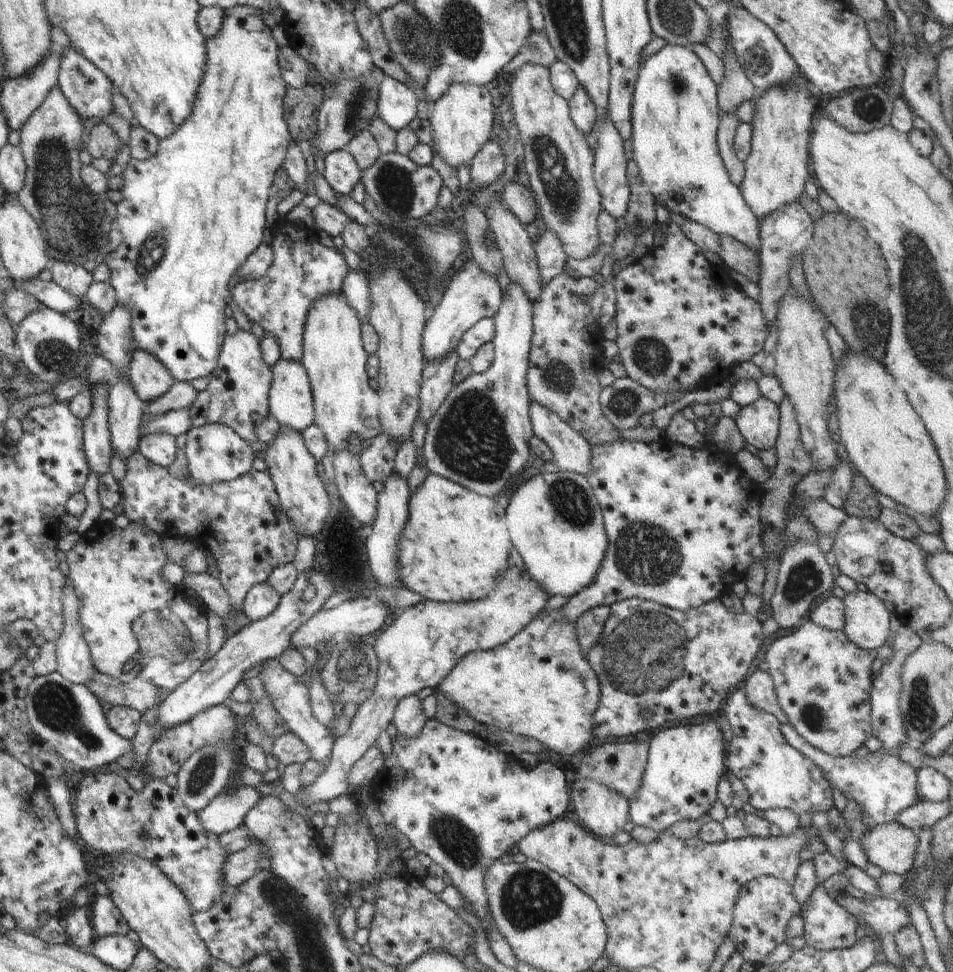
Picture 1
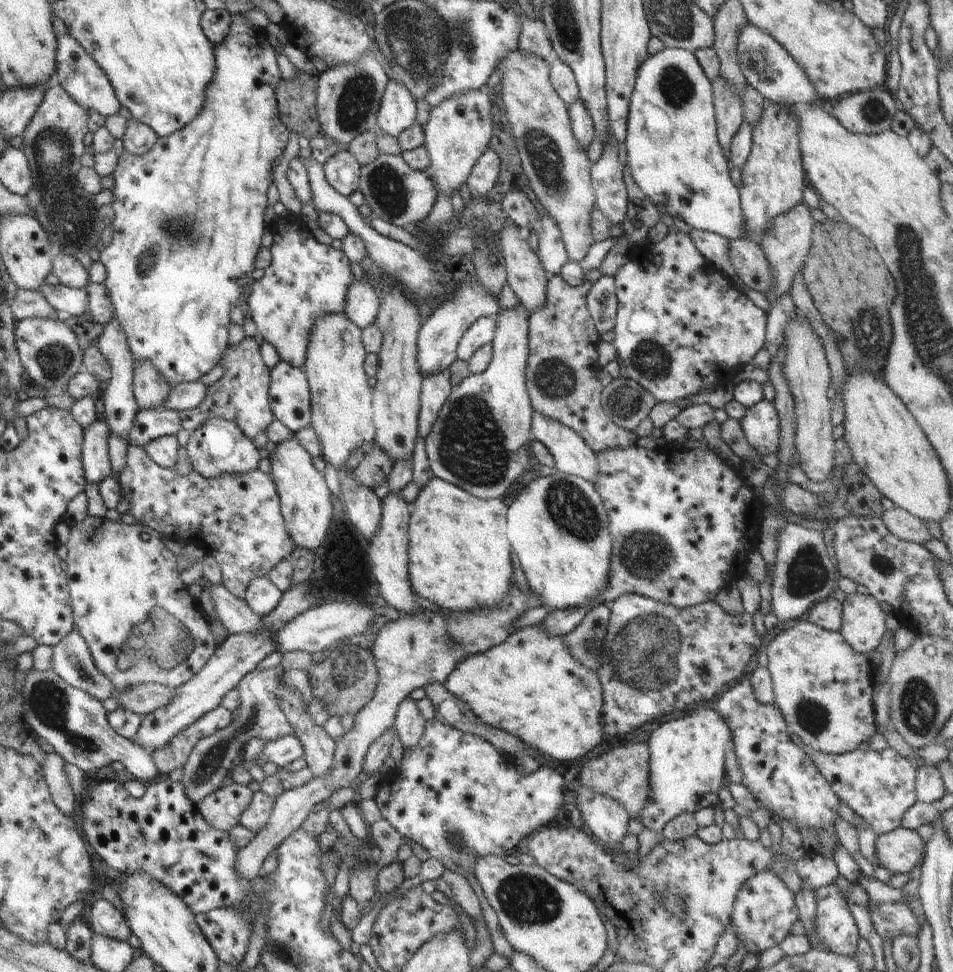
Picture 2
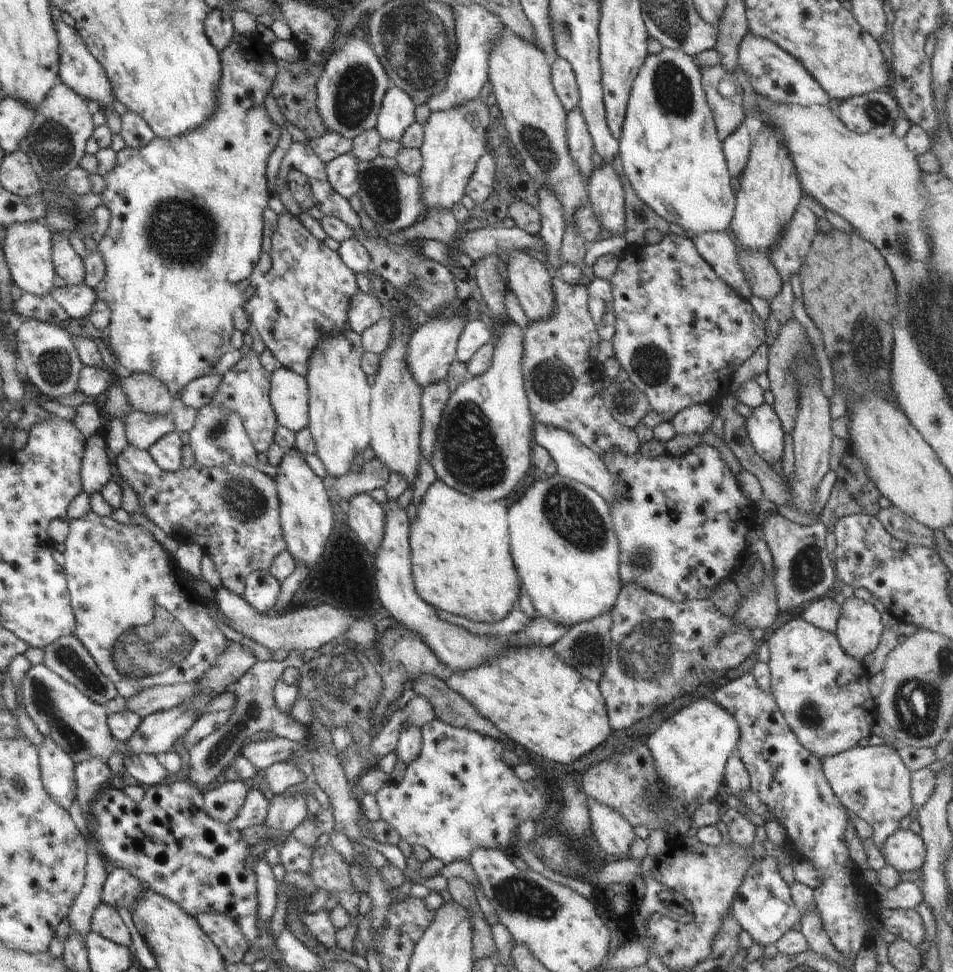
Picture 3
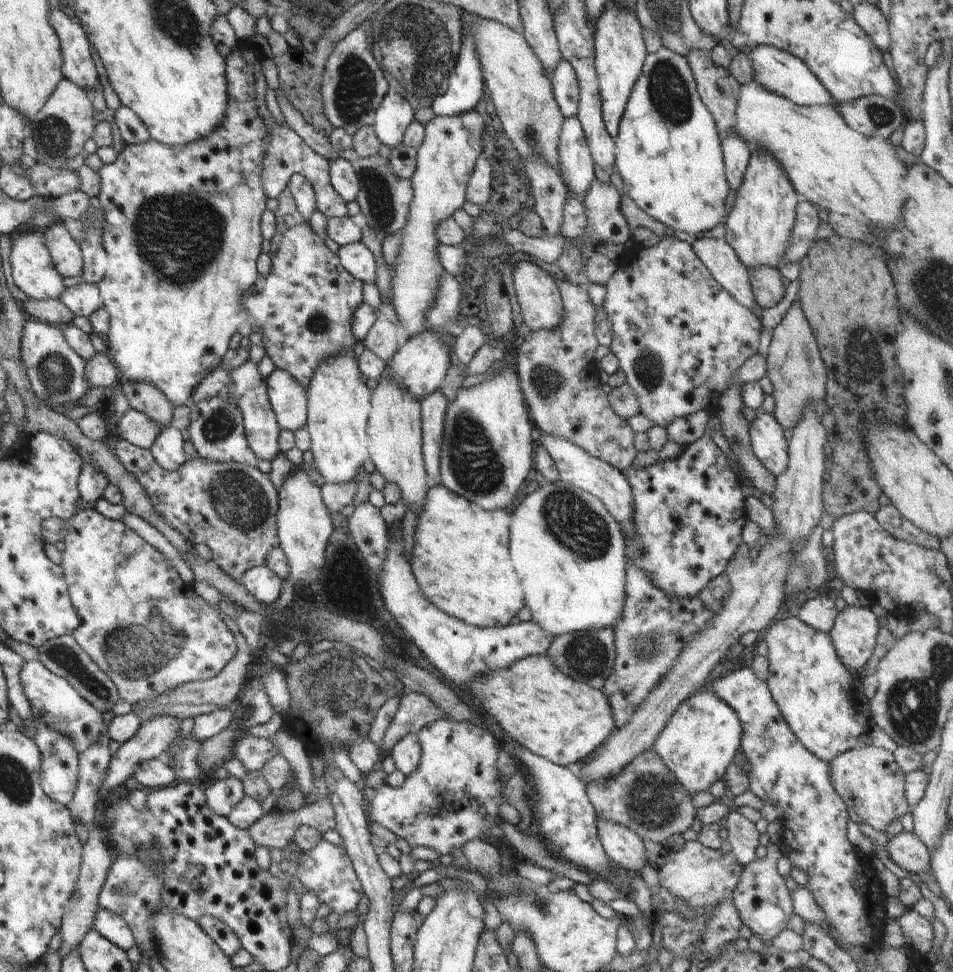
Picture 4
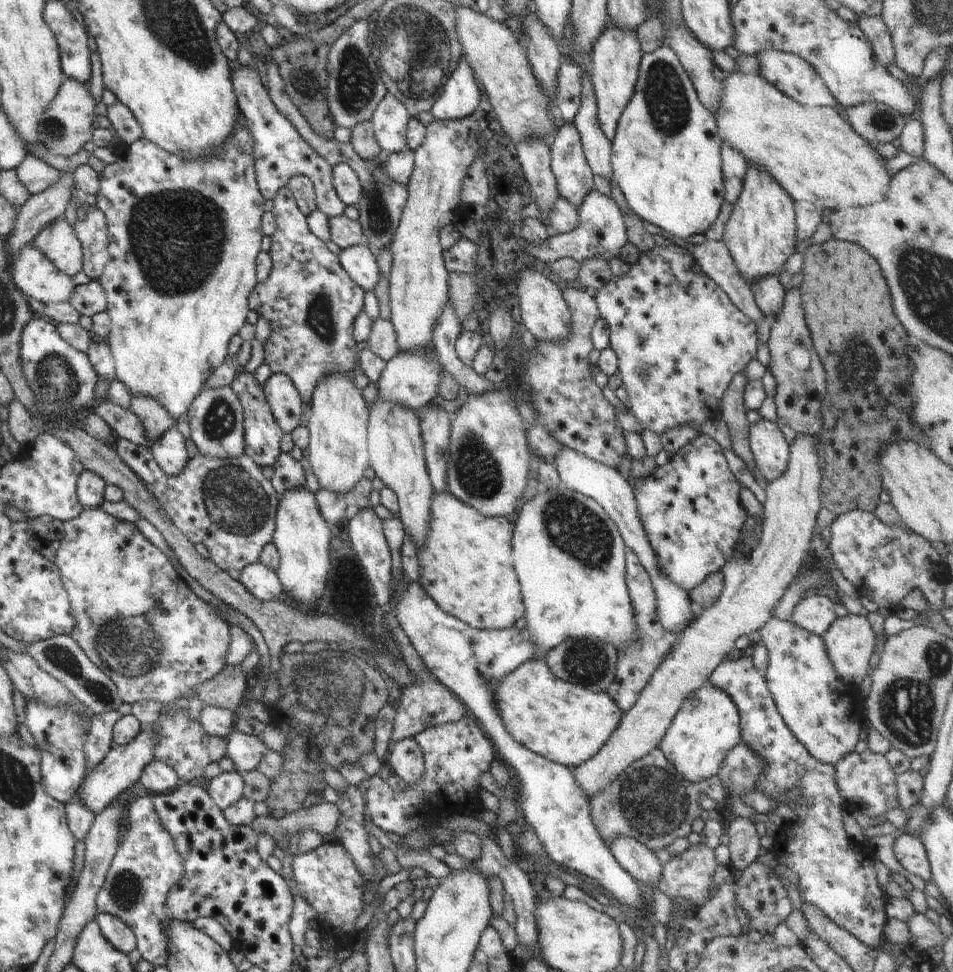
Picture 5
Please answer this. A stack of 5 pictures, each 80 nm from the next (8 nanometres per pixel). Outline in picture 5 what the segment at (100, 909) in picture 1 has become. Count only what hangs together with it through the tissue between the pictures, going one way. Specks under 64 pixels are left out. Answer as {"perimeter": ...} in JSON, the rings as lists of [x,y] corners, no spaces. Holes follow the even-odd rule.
{"perimeter":[[[98,913],[95,916],[95,923],[98,924],[106,940],[120,952],[128,954],[137,948],[137,940],[132,929],[117,916]]]}

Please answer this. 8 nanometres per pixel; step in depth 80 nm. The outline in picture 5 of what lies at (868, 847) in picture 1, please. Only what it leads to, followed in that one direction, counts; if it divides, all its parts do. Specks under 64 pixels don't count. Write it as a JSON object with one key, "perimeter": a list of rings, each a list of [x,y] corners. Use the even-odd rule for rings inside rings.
{"perimeter":[[[908,832],[894,836],[893,845],[896,860],[914,876],[920,876],[926,883],[932,882],[930,862],[922,841]]]}

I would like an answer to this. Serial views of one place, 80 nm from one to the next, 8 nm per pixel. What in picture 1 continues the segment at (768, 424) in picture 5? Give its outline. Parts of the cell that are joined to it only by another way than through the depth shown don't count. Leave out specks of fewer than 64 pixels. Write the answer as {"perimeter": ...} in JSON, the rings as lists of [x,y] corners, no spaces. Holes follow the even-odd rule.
{"perimeter":[[[766,397],[740,407],[735,423],[745,442],[760,452],[772,449],[779,433],[779,406]]]}

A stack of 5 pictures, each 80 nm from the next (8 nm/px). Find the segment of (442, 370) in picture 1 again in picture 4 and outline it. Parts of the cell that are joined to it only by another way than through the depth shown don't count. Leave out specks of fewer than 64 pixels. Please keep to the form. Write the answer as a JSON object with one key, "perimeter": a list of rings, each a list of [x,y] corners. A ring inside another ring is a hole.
{"perimeter":[[[436,389],[421,398],[423,459],[431,485],[441,482],[439,466],[445,416],[449,401],[440,389]]]}

